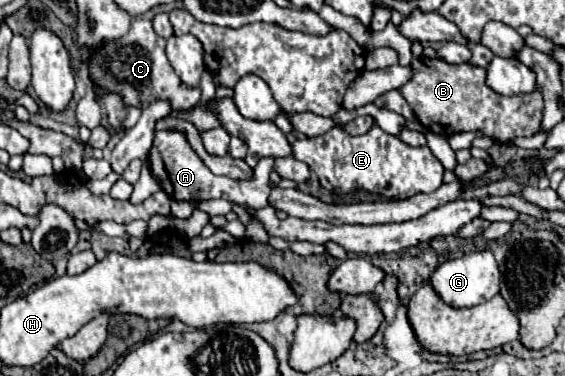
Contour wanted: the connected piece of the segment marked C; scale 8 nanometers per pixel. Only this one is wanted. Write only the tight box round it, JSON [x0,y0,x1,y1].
[86,18,200,110]

